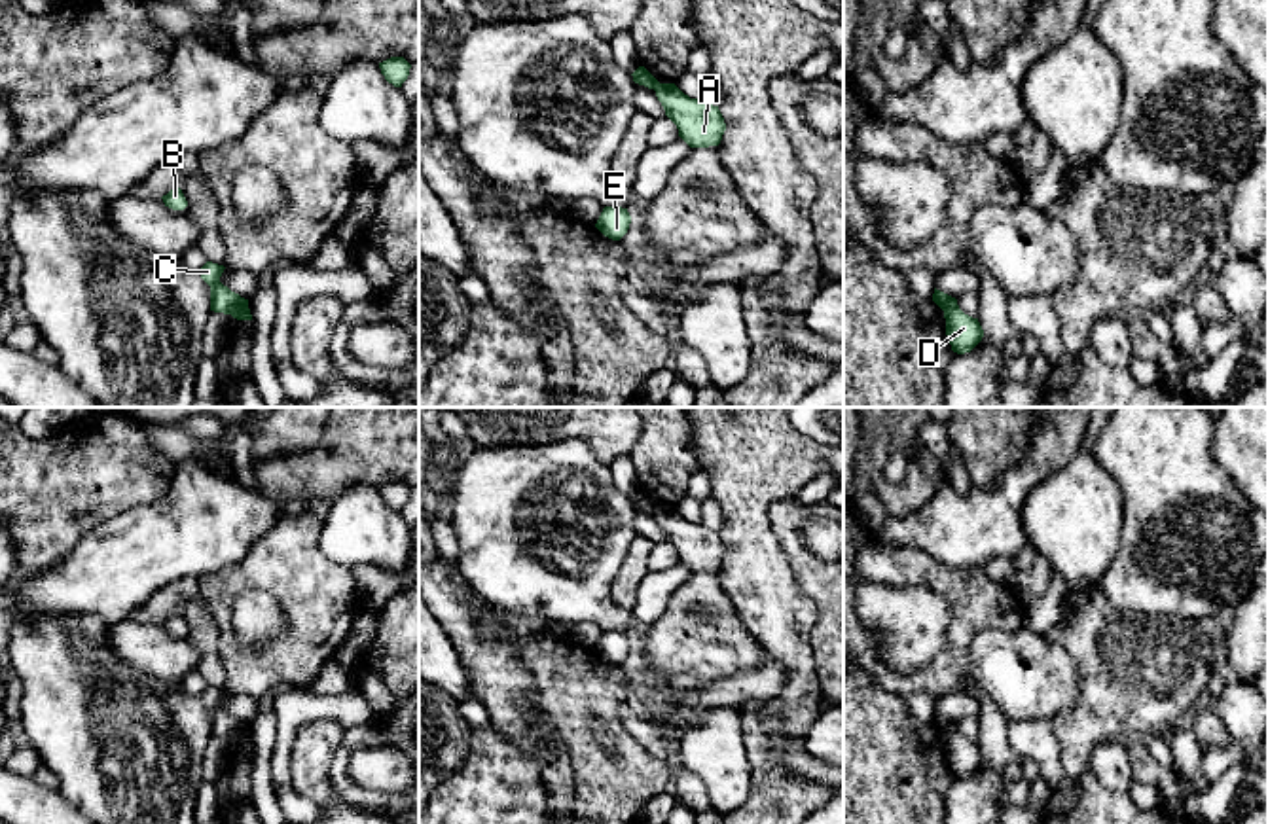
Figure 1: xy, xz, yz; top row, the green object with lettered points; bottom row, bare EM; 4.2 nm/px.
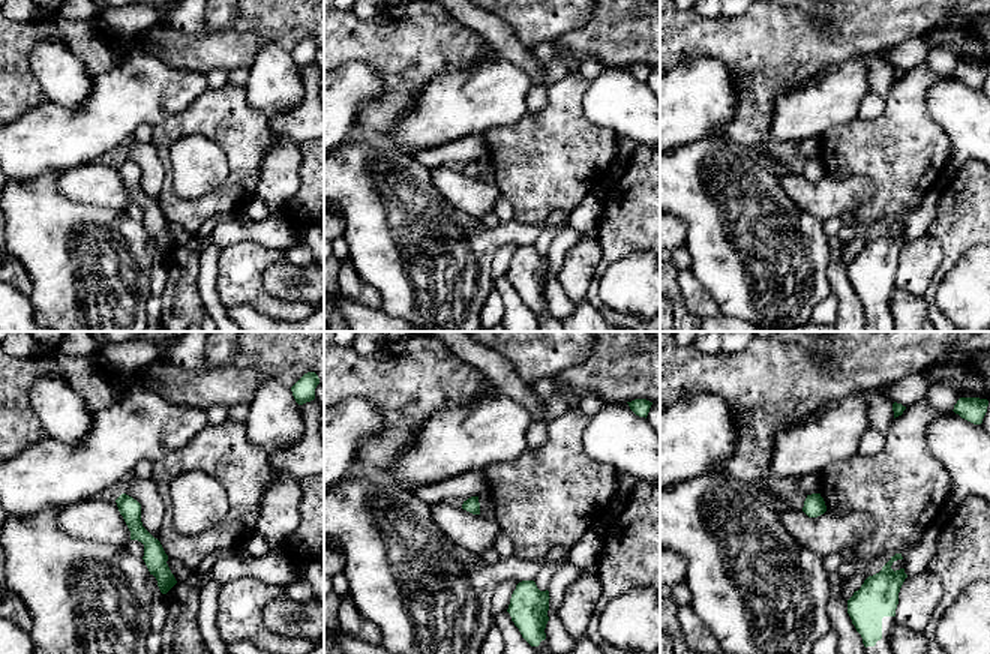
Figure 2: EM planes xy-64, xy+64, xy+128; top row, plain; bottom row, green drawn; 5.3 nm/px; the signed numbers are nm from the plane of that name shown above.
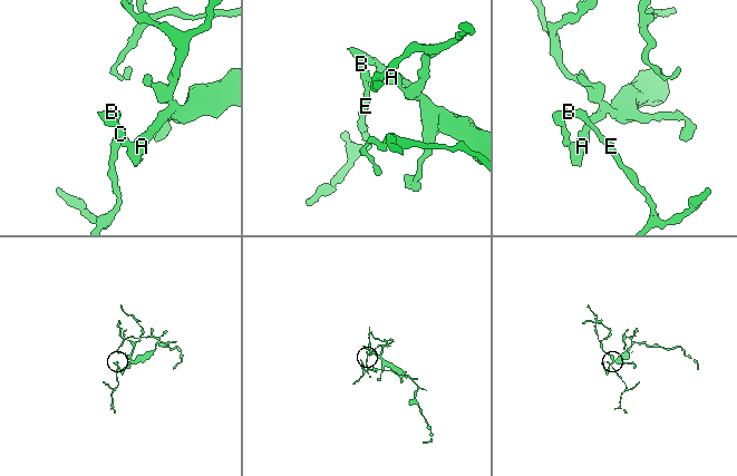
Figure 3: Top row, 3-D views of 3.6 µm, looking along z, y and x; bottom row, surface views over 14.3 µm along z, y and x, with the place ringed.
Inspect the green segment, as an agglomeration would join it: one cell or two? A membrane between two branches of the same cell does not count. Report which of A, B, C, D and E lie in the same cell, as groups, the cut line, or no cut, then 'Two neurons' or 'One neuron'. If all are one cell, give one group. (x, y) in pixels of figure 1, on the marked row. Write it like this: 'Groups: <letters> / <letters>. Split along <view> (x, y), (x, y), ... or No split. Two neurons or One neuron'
Groups: A D / B C E. Split along xy (245, 300), (232, 315). Two neurons

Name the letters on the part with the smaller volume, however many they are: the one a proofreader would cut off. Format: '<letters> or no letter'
B, C, E

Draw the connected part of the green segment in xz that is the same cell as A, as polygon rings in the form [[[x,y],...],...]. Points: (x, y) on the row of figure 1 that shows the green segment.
[[[660,83],[654,91],[665,116],[690,148],[720,144],[726,123],[718,106],[707,104],[703,99],[690,99],[675,83]]]

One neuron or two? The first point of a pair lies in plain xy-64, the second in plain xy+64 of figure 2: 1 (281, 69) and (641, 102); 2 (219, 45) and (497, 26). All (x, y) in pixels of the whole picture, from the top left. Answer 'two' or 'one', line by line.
1: one
2: two

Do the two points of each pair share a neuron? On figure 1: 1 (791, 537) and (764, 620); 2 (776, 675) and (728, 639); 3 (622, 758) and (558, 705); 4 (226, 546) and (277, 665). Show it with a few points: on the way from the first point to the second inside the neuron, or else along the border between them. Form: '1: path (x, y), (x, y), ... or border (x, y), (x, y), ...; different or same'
1: border (768, 514), (768, 529), (806, 595); different
2: border (768, 662), (757, 669), (728, 675), (723, 680); different
3: path (605, 758), (571, 722); same
4: border (264, 533), (237, 563), (199, 578); different

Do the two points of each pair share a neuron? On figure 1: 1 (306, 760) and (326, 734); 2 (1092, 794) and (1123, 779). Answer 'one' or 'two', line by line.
1: one
2: two

